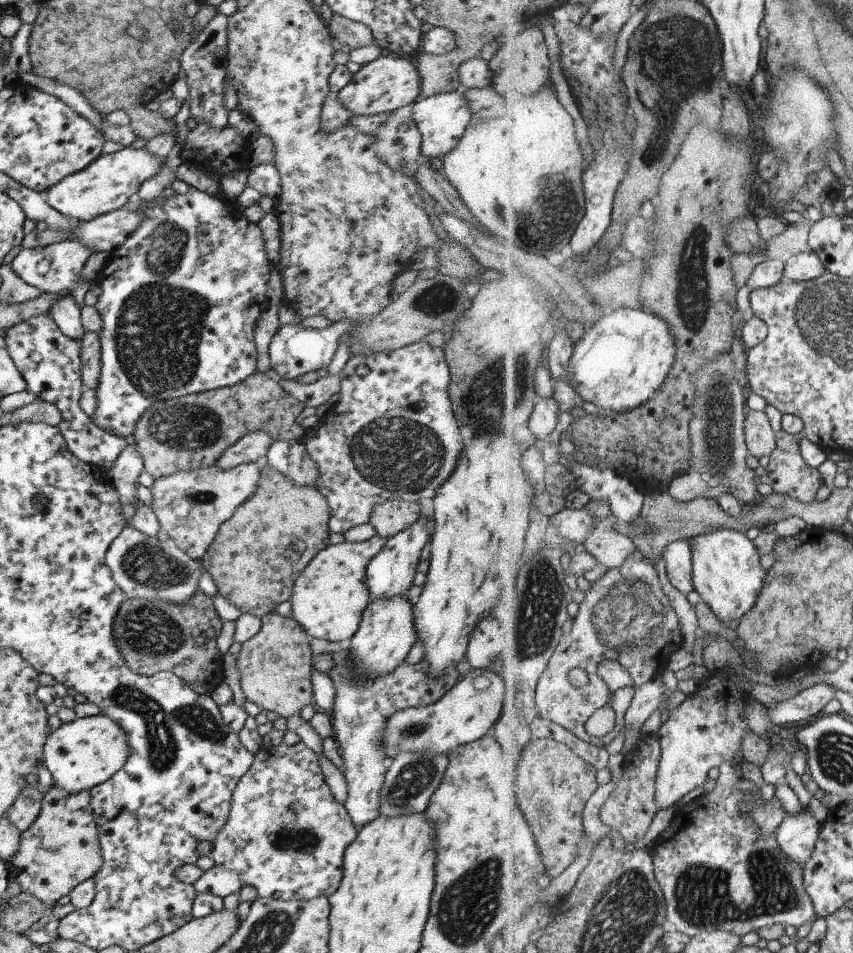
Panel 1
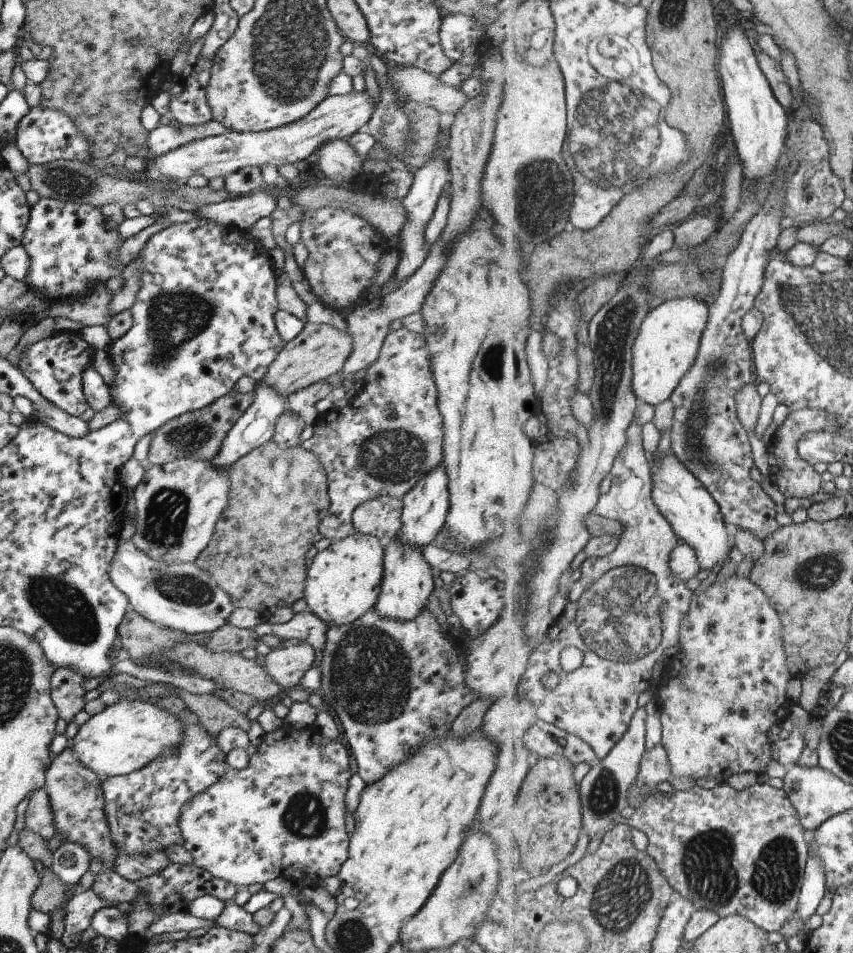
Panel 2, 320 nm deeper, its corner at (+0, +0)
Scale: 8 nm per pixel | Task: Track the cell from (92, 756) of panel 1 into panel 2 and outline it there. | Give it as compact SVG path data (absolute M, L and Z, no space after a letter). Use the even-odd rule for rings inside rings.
M139 698L121 699L106 706L101 712L90 716L83 725L79 726L75 737L70 741L70 747L76 754L77 760L85 768L89 768L98 777L101 777L102 780L117 775L125 776L130 772L139 770L150 760L163 757L179 747L183 739L182 722L171 711Z

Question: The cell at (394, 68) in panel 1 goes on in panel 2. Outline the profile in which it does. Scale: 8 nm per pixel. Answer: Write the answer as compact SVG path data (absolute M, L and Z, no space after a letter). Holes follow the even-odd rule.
M364 90L343 96L329 95L299 120L266 131L227 131L214 137L194 140L153 158L147 168L153 168L158 174L184 184L192 174L200 174L207 179L223 179L246 167L271 165L277 169L283 164L296 164L315 153L322 144L356 133L369 120L374 108L372 99Z

